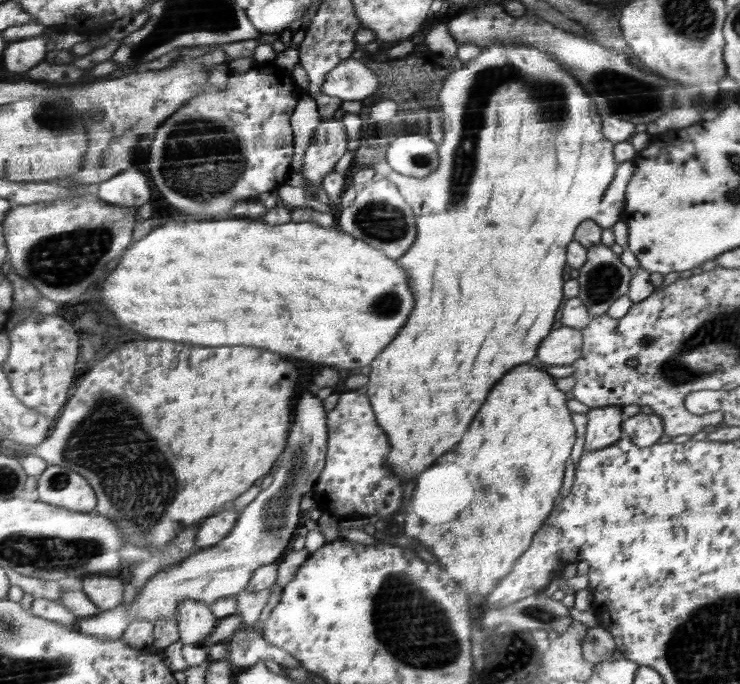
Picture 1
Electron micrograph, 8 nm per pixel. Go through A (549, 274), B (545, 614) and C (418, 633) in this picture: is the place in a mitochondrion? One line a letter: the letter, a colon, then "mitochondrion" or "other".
A: other
B: mitochondrion
C: mitochondrion

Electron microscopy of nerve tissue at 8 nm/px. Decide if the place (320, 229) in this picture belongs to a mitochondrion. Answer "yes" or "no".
no

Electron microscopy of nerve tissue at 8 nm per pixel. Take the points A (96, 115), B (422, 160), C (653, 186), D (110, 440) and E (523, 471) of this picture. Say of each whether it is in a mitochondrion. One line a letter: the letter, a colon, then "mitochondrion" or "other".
A: mitochondrion
B: mitochondrion
C: other
D: mitochondrion
E: mitochondrion

